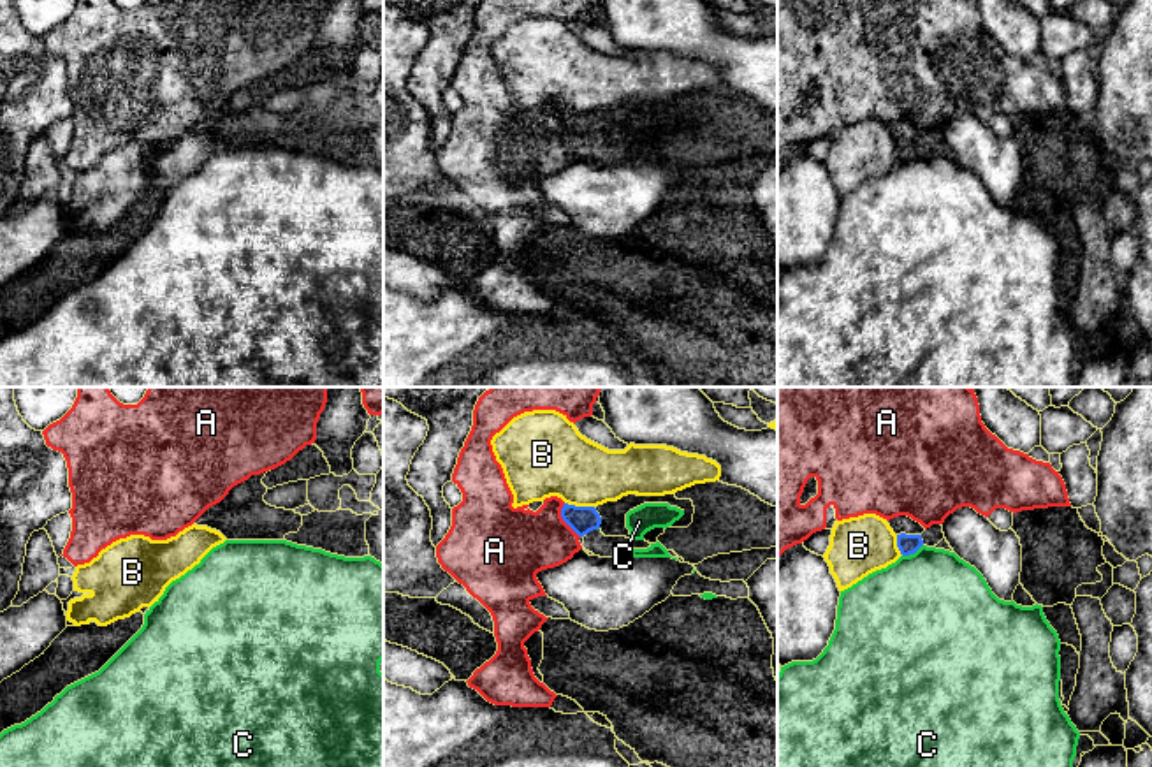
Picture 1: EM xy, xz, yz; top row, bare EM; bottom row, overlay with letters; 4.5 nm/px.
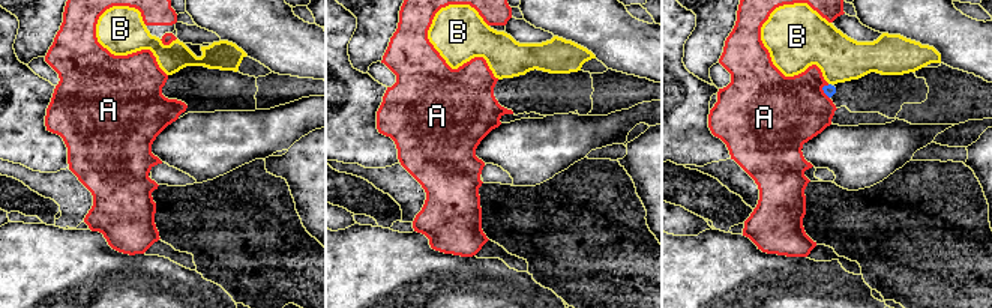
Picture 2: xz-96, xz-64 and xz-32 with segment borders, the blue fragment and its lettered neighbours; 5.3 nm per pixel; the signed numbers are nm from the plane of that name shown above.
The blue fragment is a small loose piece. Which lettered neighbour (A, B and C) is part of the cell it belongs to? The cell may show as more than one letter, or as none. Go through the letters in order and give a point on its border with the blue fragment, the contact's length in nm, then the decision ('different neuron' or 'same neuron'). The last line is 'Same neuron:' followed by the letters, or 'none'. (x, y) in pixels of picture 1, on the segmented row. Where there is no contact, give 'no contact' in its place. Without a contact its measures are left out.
A: xz (563, 519) | 180 nm | different neuron
B: xz (579, 507) | 140 nm | different neuron
C: yz (911, 553) | 110 nm | different neuron
Same neuron: none

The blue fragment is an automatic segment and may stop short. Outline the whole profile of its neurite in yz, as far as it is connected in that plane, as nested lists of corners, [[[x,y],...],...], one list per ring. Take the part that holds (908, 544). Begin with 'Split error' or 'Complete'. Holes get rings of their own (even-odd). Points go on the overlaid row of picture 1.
Split error. [[[899,515],[886,521],[893,533],[897,535],[897,547],[902,556],[915,554],[922,545],[922,533],[925,528],[908,515]]]

